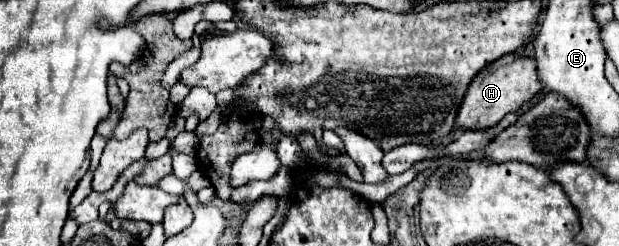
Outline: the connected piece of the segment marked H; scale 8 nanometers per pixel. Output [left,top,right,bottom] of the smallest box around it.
[454,55,538,129]

